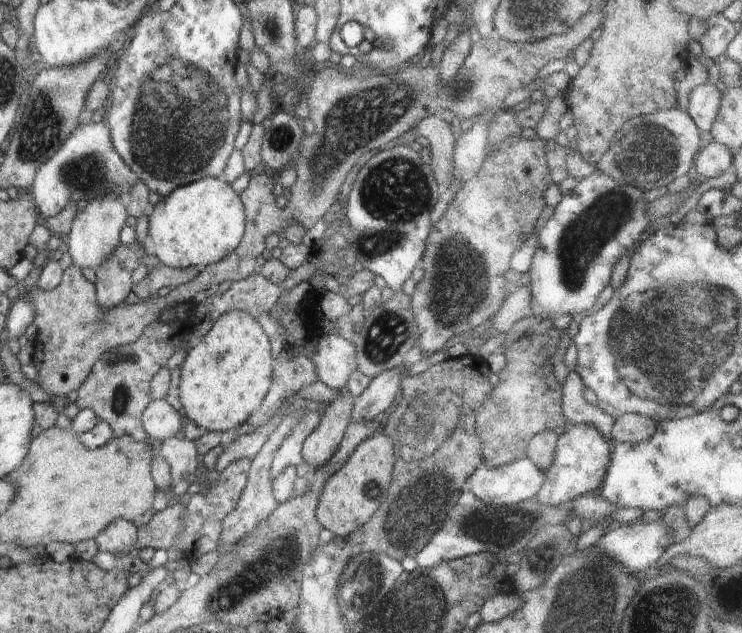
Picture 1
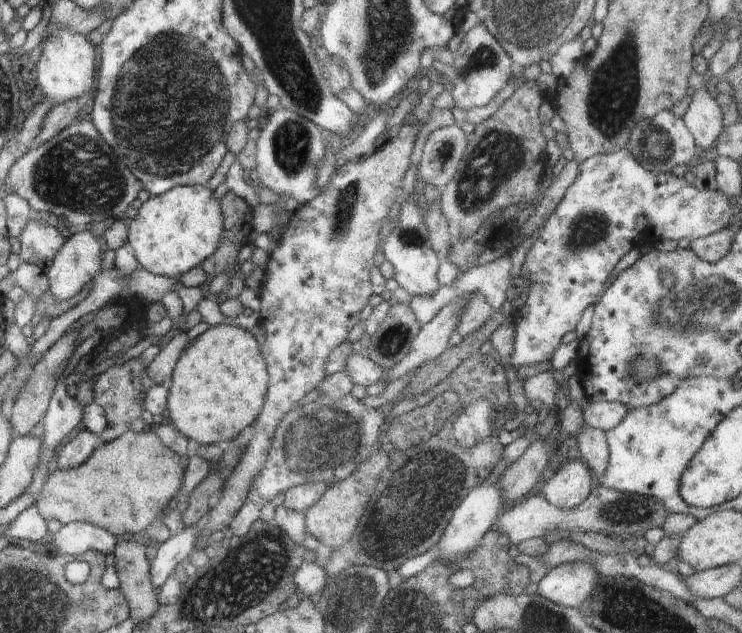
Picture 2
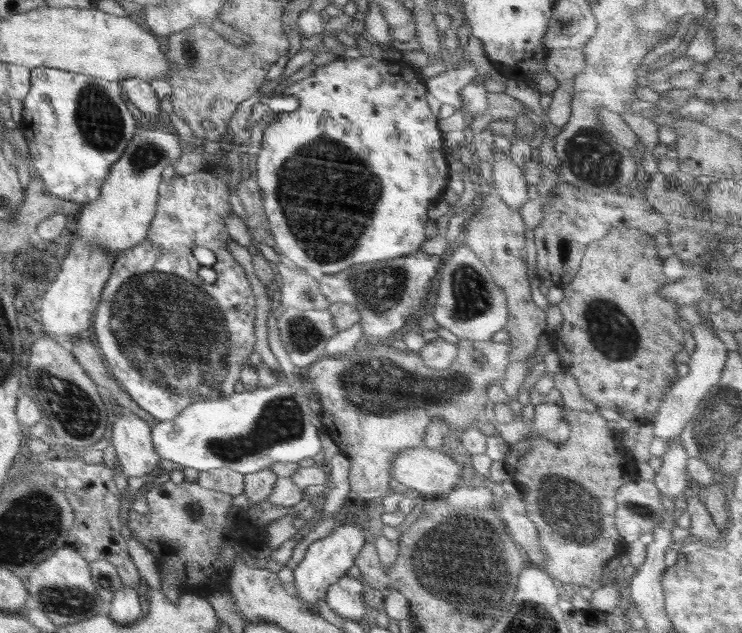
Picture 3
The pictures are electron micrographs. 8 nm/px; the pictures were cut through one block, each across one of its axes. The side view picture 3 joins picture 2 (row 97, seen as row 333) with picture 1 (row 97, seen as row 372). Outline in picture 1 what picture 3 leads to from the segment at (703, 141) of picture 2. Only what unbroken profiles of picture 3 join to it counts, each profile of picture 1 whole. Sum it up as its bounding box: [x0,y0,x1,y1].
[687,81,722,133]

